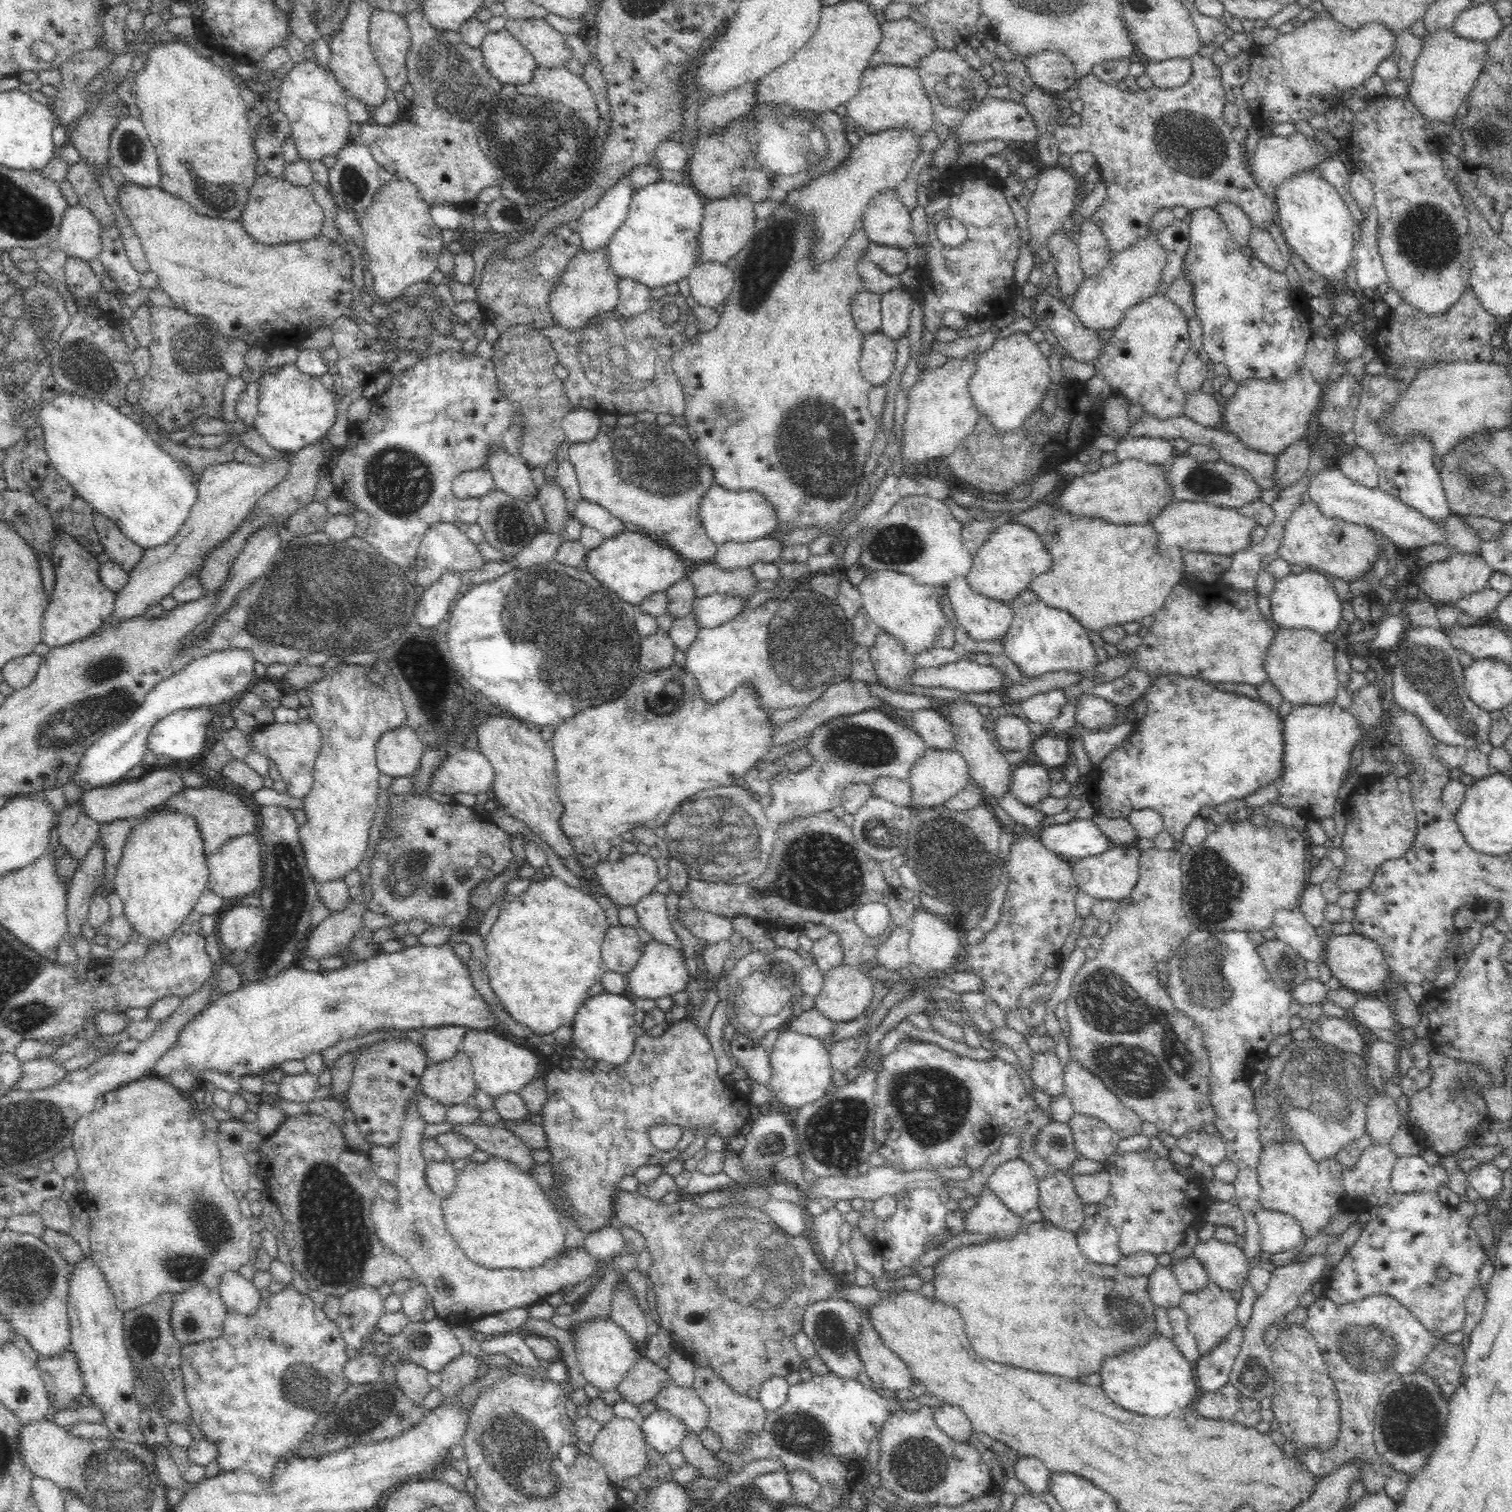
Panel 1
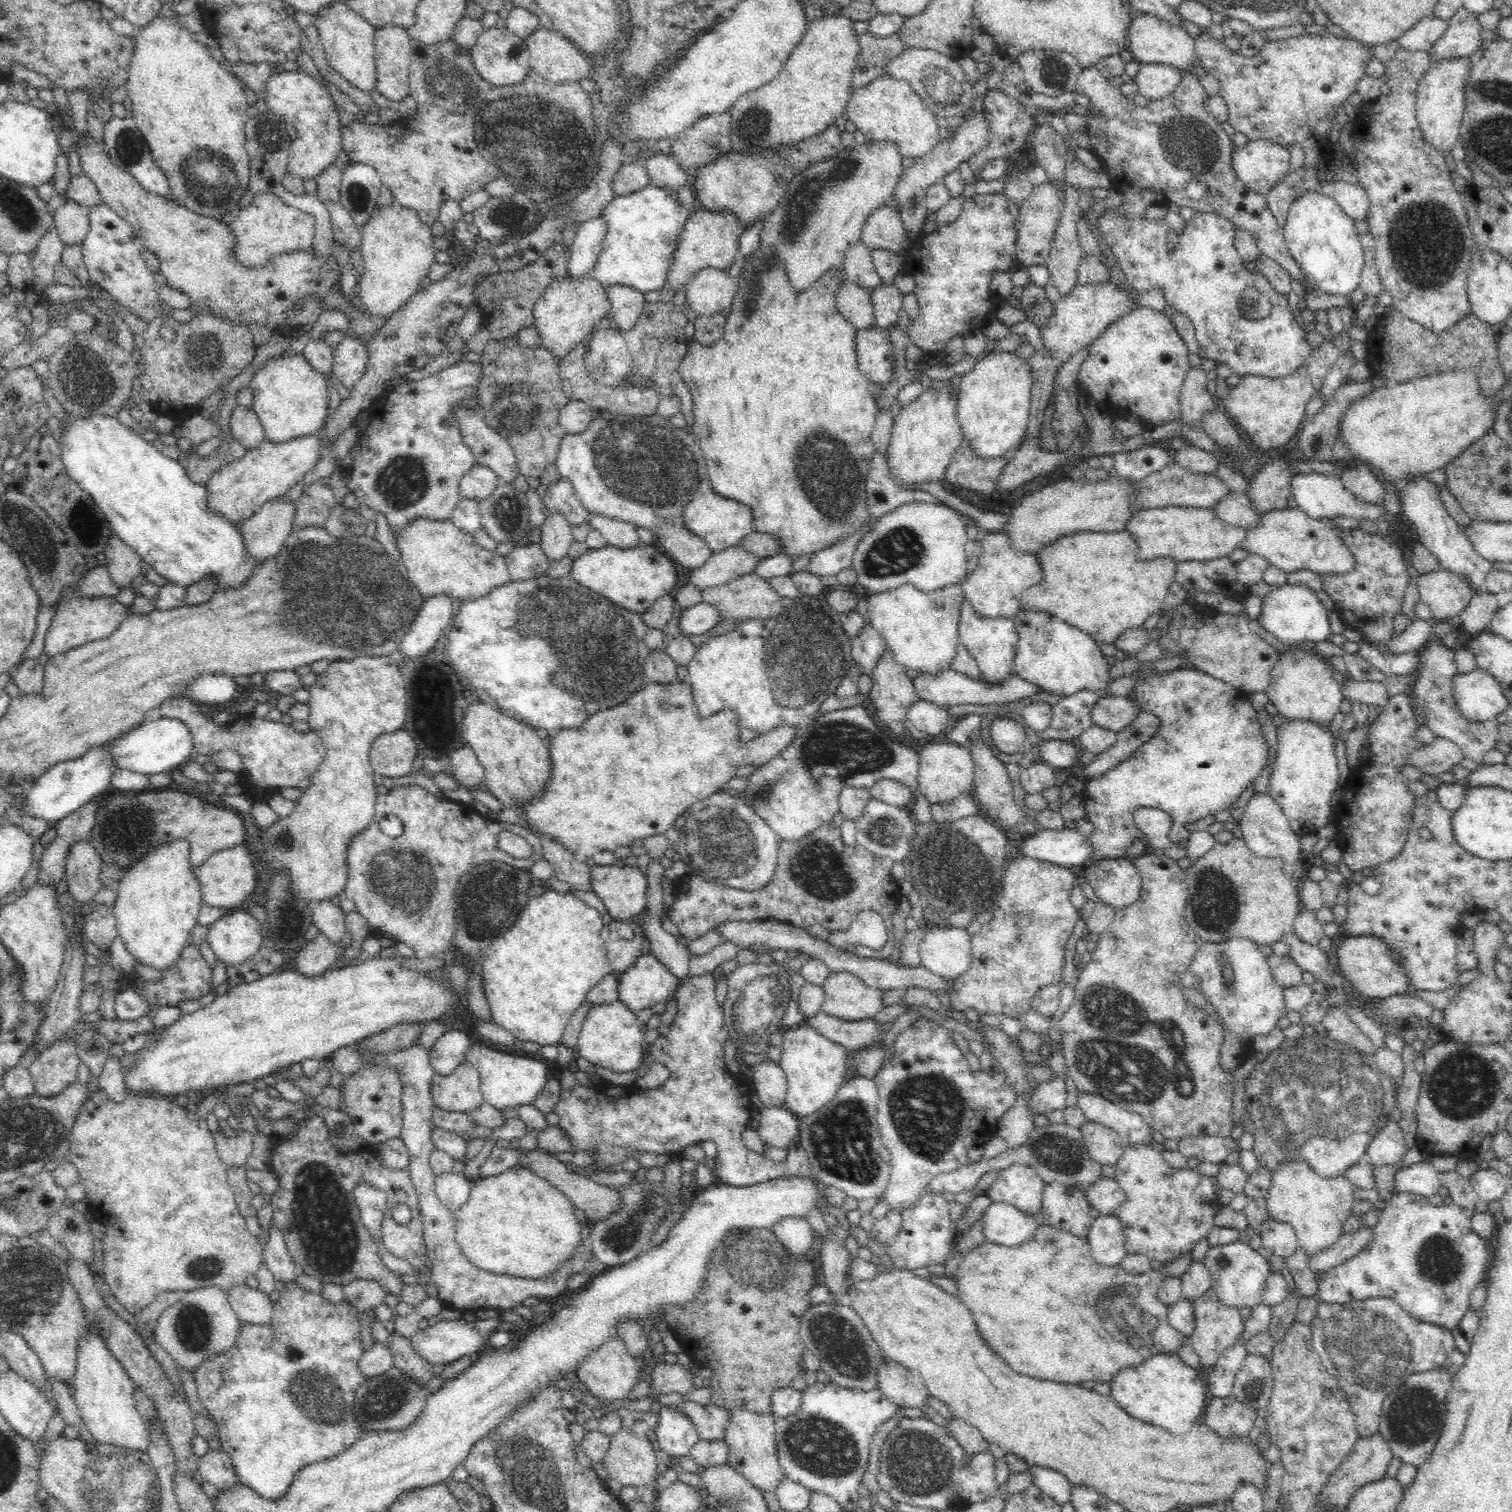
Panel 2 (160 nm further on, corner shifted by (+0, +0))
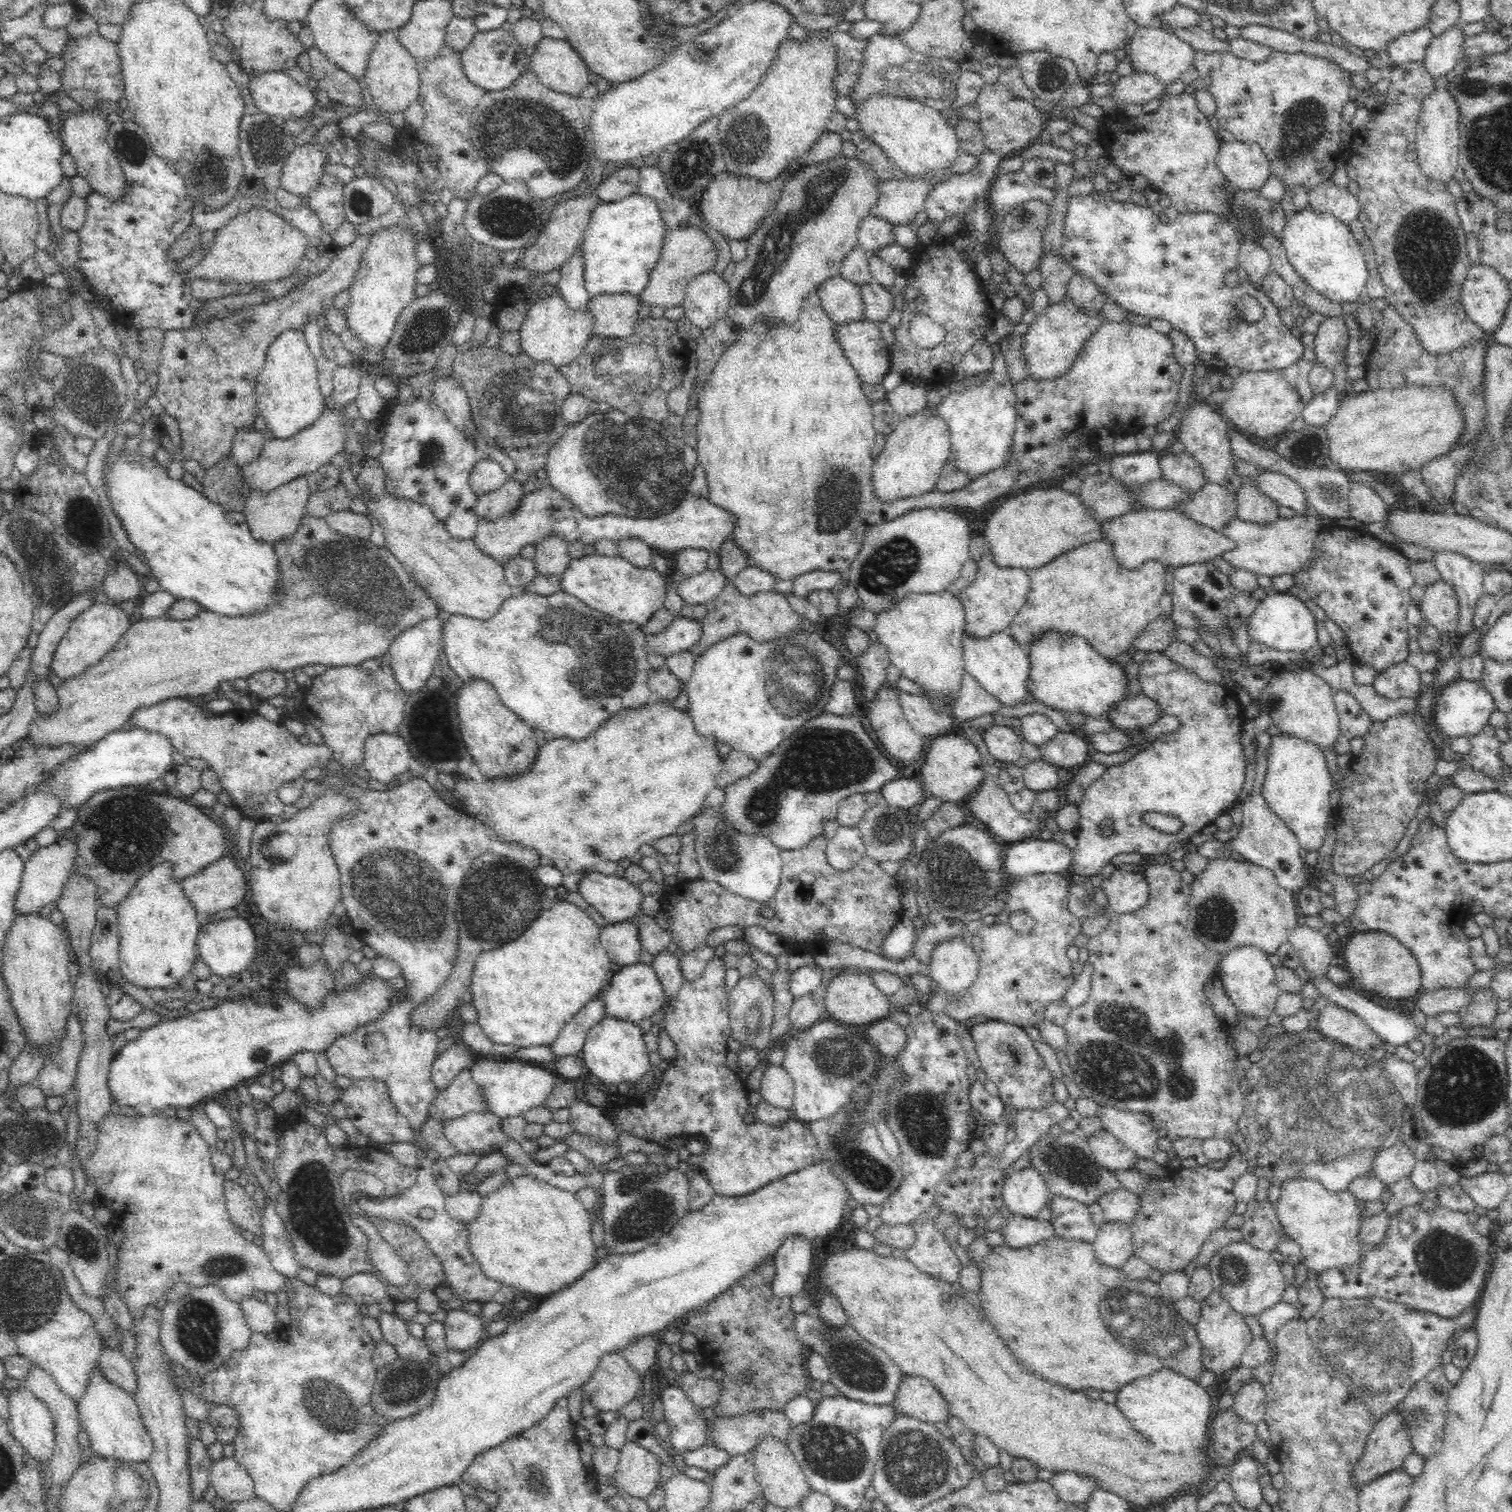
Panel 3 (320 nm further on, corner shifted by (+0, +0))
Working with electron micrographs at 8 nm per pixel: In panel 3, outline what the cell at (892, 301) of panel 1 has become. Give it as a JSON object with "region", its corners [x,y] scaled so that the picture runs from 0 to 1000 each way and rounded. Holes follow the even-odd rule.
{"region":[[[579,187],[568,188],[568,190],[572,202],[572,211],[579,214],[586,212],[589,206],[592,203],[589,190]]]}

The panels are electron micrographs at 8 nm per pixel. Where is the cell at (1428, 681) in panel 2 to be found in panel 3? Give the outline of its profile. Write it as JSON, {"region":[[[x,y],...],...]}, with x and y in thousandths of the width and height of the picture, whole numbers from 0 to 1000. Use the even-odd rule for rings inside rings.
{"region":[[[983,479],[979,484],[970,487],[970,489],[972,490],[972,497],[970,499],[973,502],[975,509],[980,511],[983,513],[985,513],[985,515],[993,516],[991,522],[995,524],[993,521],[995,515],[995,511],[993,510],[994,503],[991,499],[993,491],[989,487],[989,482],[986,479]]]}

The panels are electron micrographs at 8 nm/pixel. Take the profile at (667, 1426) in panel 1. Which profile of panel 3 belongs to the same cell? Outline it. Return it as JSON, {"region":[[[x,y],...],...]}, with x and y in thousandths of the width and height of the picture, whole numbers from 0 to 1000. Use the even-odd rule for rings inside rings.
{"region":[[[442,916],[436,921],[437,925],[439,929],[439,938],[443,944],[442,956],[444,960],[452,962],[454,960],[460,959],[467,956],[468,952],[468,943],[466,943],[466,935],[464,932],[460,931],[456,925],[448,917]]]}

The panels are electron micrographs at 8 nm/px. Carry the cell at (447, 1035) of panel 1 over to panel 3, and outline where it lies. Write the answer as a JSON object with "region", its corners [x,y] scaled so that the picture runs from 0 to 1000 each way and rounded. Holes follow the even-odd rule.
{"region":[[[302,689],[291,698],[288,698],[285,706],[285,714],[288,721],[295,720],[302,711],[312,702],[312,696],[306,689]]]}

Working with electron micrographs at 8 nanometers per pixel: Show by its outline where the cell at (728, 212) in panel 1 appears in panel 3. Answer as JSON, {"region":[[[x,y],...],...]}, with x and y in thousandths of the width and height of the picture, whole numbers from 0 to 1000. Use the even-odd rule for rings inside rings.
{"region":[[[453,148],[449,151],[440,151],[437,171],[430,181],[427,190],[423,194],[423,200],[429,202],[446,204],[453,198],[454,188],[460,183],[471,179],[474,173],[472,159],[463,151]]]}

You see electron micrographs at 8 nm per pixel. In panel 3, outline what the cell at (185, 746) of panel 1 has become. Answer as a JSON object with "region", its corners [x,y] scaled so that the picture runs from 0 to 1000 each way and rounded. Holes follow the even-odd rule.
{"region":[[[82,481],[72,484],[62,491],[62,494],[52,498],[50,503],[44,503],[36,509],[26,518],[27,520],[31,520],[43,532],[44,536],[48,536],[54,533],[65,523],[86,519],[96,521],[98,517],[107,515],[116,507],[113,501],[114,497],[114,492],[109,485],[99,484],[96,481]]]}

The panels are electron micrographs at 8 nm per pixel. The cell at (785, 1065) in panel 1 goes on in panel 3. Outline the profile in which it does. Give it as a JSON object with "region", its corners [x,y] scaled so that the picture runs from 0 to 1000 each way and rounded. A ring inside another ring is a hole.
{"region":[[[548,673],[540,675],[520,689],[517,704],[524,714],[525,726],[522,735],[524,739],[533,743],[549,739],[563,726],[569,717],[577,715],[581,706],[581,695],[570,685],[571,679],[574,677],[556,677]]]}

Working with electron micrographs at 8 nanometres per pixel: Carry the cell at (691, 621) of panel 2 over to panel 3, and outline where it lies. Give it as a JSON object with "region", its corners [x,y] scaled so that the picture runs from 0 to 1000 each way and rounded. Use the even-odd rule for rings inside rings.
{"region":[[[446,408],[444,413],[435,419],[427,419],[429,431],[437,433],[439,435],[459,427],[464,419],[464,410]]]}

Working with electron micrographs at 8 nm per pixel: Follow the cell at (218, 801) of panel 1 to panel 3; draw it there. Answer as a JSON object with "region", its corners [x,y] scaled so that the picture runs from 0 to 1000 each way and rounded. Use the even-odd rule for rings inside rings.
{"region":[[[87,519],[62,525],[56,530],[55,535],[51,537],[51,542],[45,548],[51,554],[52,566],[50,567],[49,576],[60,581],[63,587],[65,601],[77,601],[86,591],[90,582],[103,571],[112,570],[114,572],[114,581],[120,582],[133,576],[154,562],[153,551],[148,546],[143,545],[143,543],[134,538],[130,532]]]}

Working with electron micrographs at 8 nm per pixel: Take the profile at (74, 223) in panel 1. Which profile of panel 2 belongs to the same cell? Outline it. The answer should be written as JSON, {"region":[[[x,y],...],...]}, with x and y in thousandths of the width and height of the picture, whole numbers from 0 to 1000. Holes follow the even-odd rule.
{"region":[[[46,131],[37,138],[35,144],[42,163],[54,163],[60,150],[59,138]]]}

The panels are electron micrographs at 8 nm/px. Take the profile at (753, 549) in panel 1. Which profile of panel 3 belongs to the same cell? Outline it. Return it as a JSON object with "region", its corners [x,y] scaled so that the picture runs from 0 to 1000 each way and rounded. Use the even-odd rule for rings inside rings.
{"region":[[[475,376],[464,377],[463,380],[454,381],[449,386],[448,391],[452,399],[466,399],[468,397],[472,397],[477,393],[479,386],[479,381]]]}

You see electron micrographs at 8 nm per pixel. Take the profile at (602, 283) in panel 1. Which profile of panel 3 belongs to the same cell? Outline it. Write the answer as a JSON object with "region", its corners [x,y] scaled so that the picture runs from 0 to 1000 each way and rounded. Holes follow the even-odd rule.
{"region":[[[368,192],[361,198],[356,198],[348,207],[347,211],[343,217],[345,233],[352,238],[364,239],[368,243],[374,242],[385,234],[388,226],[391,224],[394,210],[390,205],[380,205],[376,204],[372,195]]]}

